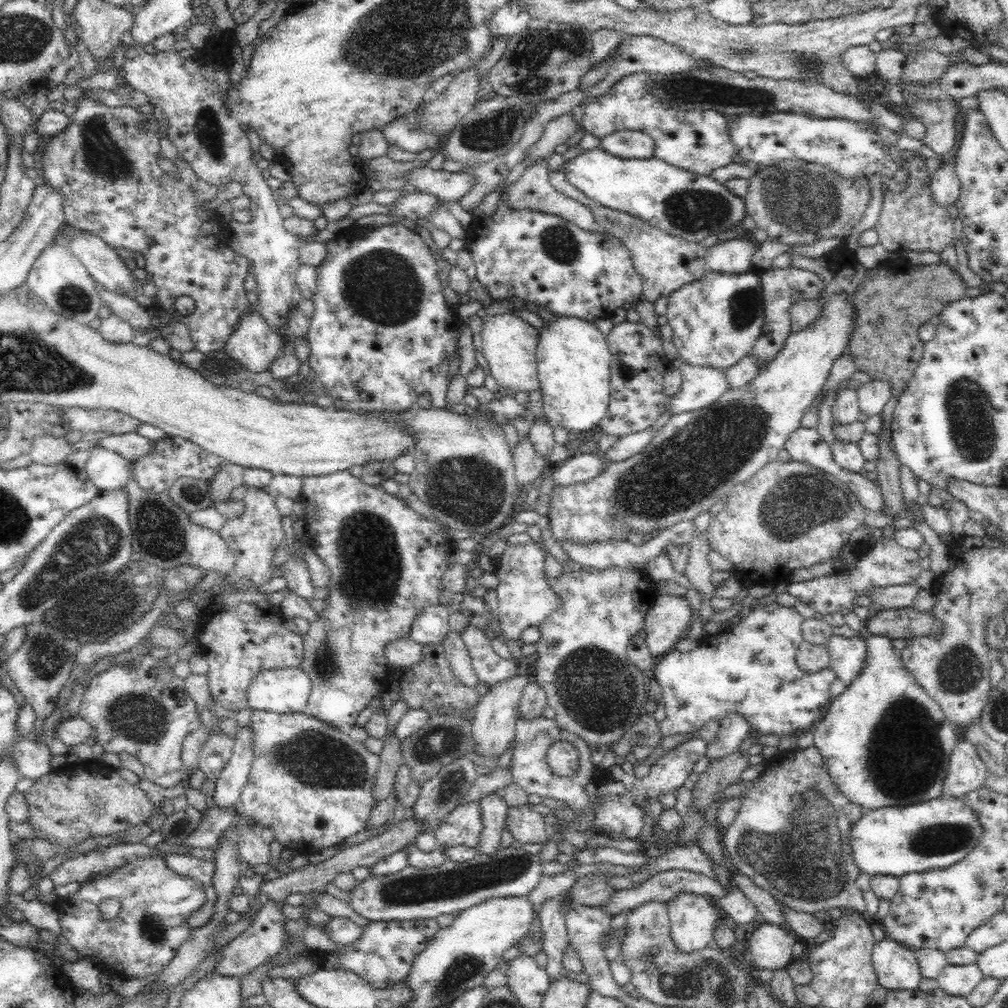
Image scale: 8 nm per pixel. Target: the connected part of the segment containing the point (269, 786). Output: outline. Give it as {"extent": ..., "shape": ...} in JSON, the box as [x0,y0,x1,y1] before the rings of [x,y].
{"extent":[235,711,380,856],"shape":[[[255,711],[249,724],[252,727],[252,731],[254,731],[252,732],[254,760],[247,783],[241,790],[239,800],[235,804],[235,809],[241,816],[248,816],[248,819],[254,819],[254,823],[258,823],[260,829],[264,826],[271,826],[272,830],[274,830],[275,839],[280,841],[282,846],[289,847],[292,851],[304,854],[304,856],[310,856],[331,846],[343,843],[346,838],[364,830],[368,826],[368,823],[371,821],[373,806],[378,802],[372,791],[380,765],[380,754],[373,754],[372,750],[368,750],[368,746],[362,745],[361,742],[356,742],[356,738],[351,738],[346,729],[331,727],[307,712],[300,714],[275,714],[274,712]]]}

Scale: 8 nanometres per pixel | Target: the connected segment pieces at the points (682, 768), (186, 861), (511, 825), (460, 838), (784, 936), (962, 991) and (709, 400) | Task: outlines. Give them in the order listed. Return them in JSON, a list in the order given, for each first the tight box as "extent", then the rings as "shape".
[{"extent":[614,735,707,802],"shape":[[[695,735],[692,740],[679,743],[676,748],[666,752],[660,760],[651,766],[650,774],[646,778],[638,780],[633,773],[624,772],[624,768],[614,766],[614,781],[620,781],[624,784],[626,792],[629,792],[626,794],[627,796],[630,796],[633,800],[642,800],[642,802],[646,802],[646,798],[656,798],[664,792],[673,793],[678,786],[682,786],[686,782],[689,773],[694,771],[696,762],[706,755],[707,746],[706,742]]]},{"extent":[163,854,214,886],"shape":[[[166,854],[163,856],[164,862],[170,870],[180,876],[190,877],[203,886],[210,886],[214,865],[211,860],[203,860],[182,854]]]},{"extent":[504,802,550,843],"shape":[[[530,802],[508,807],[504,830],[520,843],[540,843],[550,839],[544,816],[531,809]]]},{"extent":[434,801,484,847],"shape":[[[462,801],[445,819],[434,834],[440,846],[478,847],[480,836],[484,832],[484,819],[479,802]]]},{"extent":[748,922,796,970],"shape":[[[764,922],[749,934],[748,951],[758,970],[788,968],[794,961],[792,946],[796,940],[786,929]]]},{"extent":[938,962,985,996],"shape":[[[976,962],[965,965],[947,964],[938,976],[938,986],[952,996],[970,994],[974,987],[985,978]]]},{"extent":[672,366,730,414],"shape":[[[681,366],[682,386],[672,396],[673,414],[690,412],[714,404],[726,391],[730,390],[725,370],[712,367]]]}]

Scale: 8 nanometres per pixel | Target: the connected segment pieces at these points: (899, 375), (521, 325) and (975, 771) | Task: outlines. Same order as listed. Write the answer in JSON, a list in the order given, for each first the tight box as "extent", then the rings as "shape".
[{"extent":[849,262,967,398],"shape":[[[888,262],[884,266],[879,265],[878,267],[868,270],[868,274],[864,281],[857,287],[857,290],[852,294],[852,309],[854,309],[854,326],[852,326],[852,334],[849,337],[849,354],[852,356],[857,370],[866,372],[871,379],[888,381],[890,385],[890,396],[898,398],[899,394],[907,387],[908,381],[912,378],[915,370],[920,363],[923,356],[924,343],[920,341],[918,337],[918,328],[925,322],[929,322],[930,317],[939,315],[942,312],[943,307],[949,305],[951,302],[961,300],[965,298],[965,289],[967,284],[963,281],[961,274],[955,274],[953,271],[946,266],[944,263],[932,263],[929,266],[920,265],[914,262],[913,266],[910,266],[908,262]]]},{"extent":[477,312,540,393],"shape":[[[513,312],[484,314],[482,331],[477,338],[478,346],[490,364],[491,375],[502,389],[512,388],[527,393],[540,389],[536,357],[538,342],[539,330]]]},{"extent":[944,738,987,796],"shape":[[[965,738],[952,750],[948,776],[944,780],[944,796],[964,796],[972,790],[983,788],[987,769],[976,747]]]}]

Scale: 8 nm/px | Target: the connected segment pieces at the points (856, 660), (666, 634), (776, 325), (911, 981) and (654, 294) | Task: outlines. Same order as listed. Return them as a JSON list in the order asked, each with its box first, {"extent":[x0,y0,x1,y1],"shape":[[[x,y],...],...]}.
[{"extent":[825,635,866,685],"shape":[[[832,635],[825,644],[829,656],[829,667],[837,678],[850,685],[860,672],[866,656],[866,641],[862,635],[844,638]]]},{"extent":[643,595,693,659],"shape":[[[660,595],[648,609],[643,624],[648,648],[657,659],[672,651],[688,630],[693,616],[686,597]]]},{"extent":[751,267,824,368],"shape":[[[792,267],[768,269],[761,273],[760,279],[762,280],[765,321],[760,337],[754,342],[751,354],[762,361],[760,365],[763,368],[776,357],[776,354],[782,350],[786,340],[791,336],[788,308],[790,308],[792,302],[800,298],[818,297],[824,288],[824,284],[820,276],[808,270]]]},{"extent":[872,937,922,992],"shape":[[[885,937],[873,946],[872,962],[878,983],[888,992],[918,989],[922,976],[915,949]]]},{"extent":[588,202,708,302],"shape":[[[590,202],[588,208],[594,214],[600,229],[616,236],[628,248],[634,269],[642,279],[642,300],[654,302],[662,294],[668,297],[682,286],[700,280],[708,272],[705,265],[707,248],[700,246],[698,242],[686,241],[676,235],[664,233],[643,219],[618,210],[610,210],[608,207],[599,206],[596,202]]]}]

